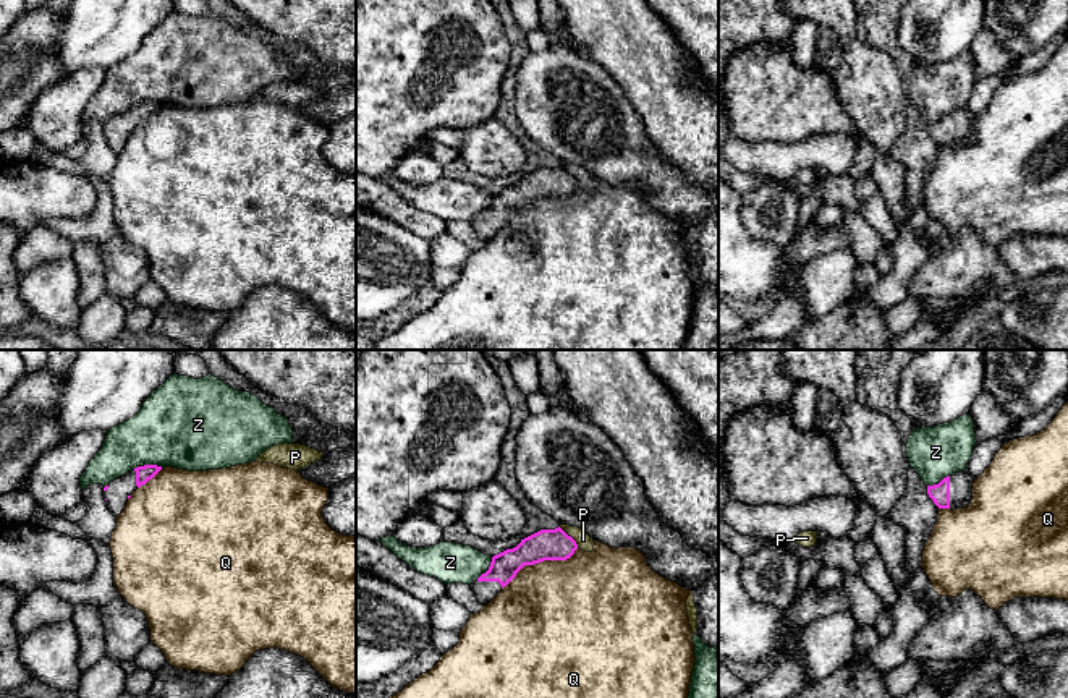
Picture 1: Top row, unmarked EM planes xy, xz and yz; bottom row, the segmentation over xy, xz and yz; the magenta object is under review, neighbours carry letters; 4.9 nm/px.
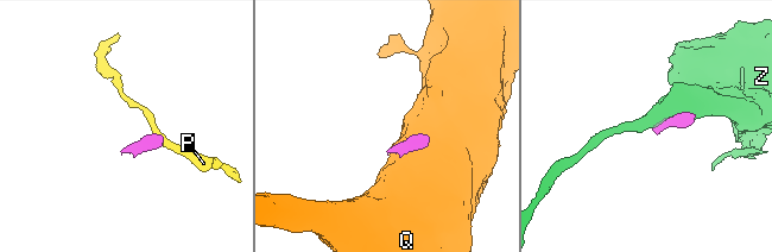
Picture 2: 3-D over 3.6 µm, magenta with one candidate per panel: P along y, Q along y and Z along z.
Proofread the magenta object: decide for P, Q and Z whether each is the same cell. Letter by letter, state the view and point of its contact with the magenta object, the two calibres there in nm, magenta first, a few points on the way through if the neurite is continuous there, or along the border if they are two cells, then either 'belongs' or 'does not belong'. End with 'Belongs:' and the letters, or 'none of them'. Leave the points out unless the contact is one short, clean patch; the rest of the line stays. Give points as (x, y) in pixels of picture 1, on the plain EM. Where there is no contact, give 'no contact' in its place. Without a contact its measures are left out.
P: xz (570, 174) | 160/80 nm | along xz (559, 164), (578, 183) | does not belong
Q: xz (539, 198) | 160/480 nm | does not belong
Z: xy (148, 102) | 80/420 nm | does not belong
Belongs: none of them

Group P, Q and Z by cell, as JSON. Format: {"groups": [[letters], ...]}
{"groups": [["P"], ["Q"], ["Z"]]}

